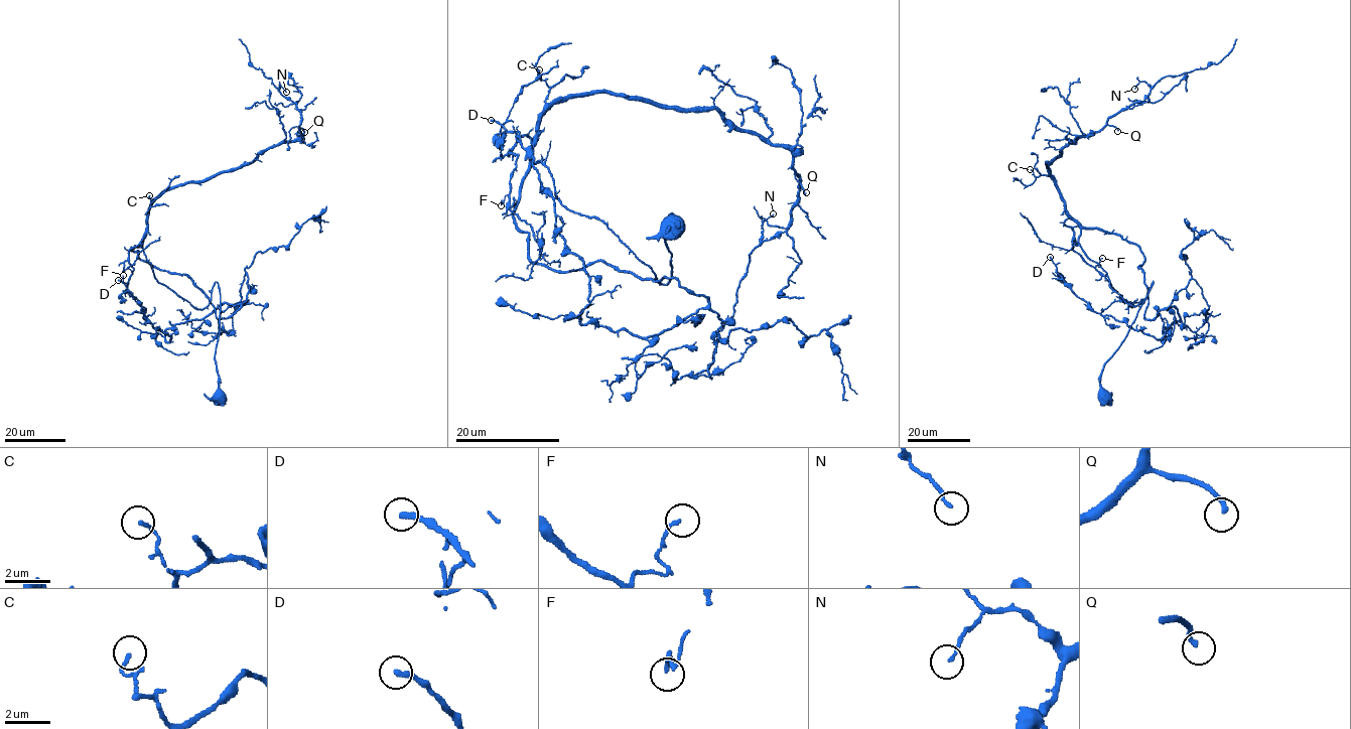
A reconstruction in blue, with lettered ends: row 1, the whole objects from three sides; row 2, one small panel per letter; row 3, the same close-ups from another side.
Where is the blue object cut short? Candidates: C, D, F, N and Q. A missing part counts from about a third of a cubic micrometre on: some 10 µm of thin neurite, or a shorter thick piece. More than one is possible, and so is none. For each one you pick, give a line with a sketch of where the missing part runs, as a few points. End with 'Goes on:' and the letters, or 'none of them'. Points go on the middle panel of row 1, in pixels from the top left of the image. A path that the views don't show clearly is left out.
Q: Course of what is missing: (806, 192), (812, 202), (832, 212), (831, 246), (805, 276), (764, 292)
Goes on: Q

